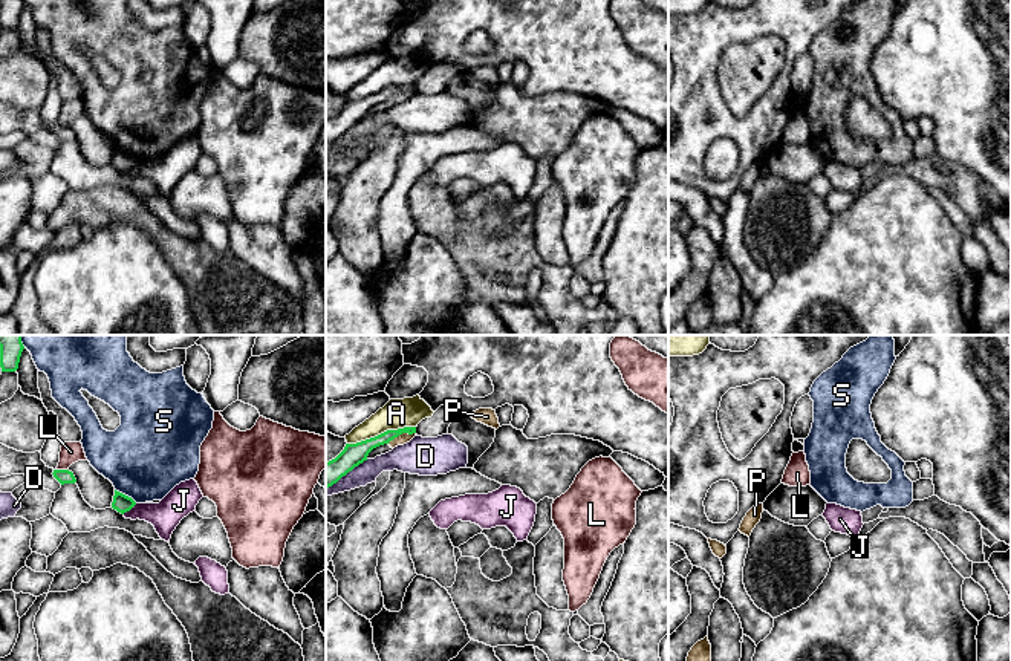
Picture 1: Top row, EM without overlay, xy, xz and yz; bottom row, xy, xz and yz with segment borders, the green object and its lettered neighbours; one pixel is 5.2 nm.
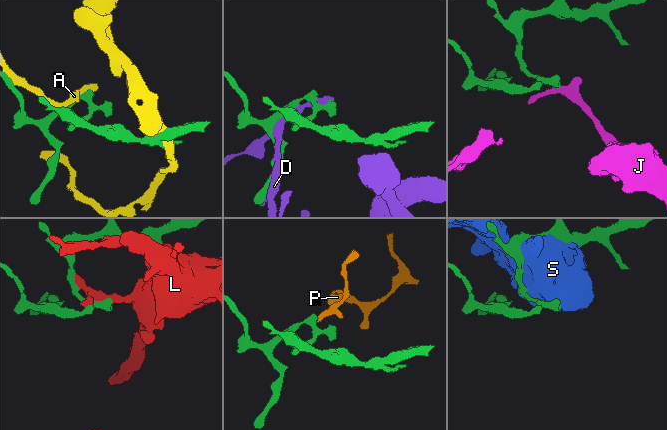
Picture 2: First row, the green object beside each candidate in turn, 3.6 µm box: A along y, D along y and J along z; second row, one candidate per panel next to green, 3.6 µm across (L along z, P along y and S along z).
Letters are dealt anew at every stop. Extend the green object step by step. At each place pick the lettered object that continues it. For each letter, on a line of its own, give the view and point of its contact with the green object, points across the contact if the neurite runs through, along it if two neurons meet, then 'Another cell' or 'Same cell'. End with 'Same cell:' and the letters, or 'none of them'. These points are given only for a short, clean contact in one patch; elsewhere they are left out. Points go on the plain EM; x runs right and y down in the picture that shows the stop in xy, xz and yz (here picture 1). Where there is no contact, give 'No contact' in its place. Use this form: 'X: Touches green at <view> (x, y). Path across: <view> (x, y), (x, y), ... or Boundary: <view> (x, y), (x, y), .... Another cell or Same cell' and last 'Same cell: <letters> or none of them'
A: Touches green at xz (381, 91). Another cell
D: Touches green at xz (346, 130). Another cell
J: Touches green at xy (129, 167). Boundary: xy (136, 161), (123, 170). Another cell
L: Touches green at xy (61, 127). Another cell
P: Touches green at xz (401, 91). Boundary: xz (415, 89), (399, 91), (387, 100). Another cell
S: Touches green at xy (124, 152). Another cell
Same cell: none of them

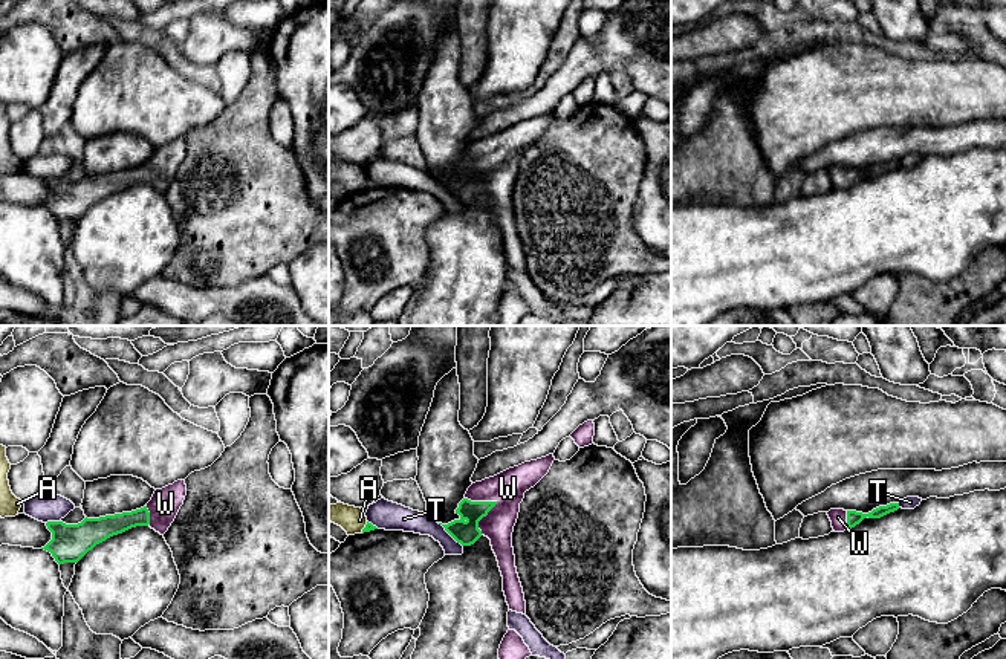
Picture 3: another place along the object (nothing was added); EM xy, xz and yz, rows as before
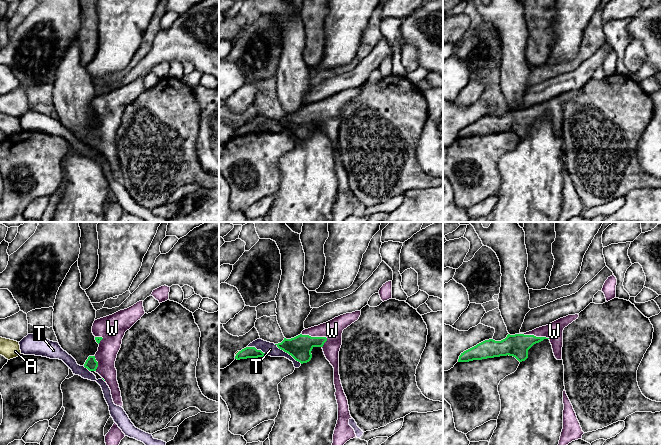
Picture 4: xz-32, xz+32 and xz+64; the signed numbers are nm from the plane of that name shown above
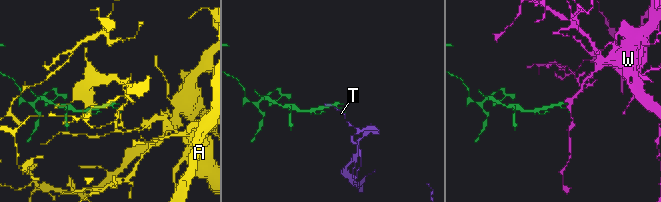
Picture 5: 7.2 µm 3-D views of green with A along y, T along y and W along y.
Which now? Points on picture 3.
A: Touches green at xz (366, 184). Another cell
T: Touches green at xz (450, 191). Another cell
W: Touches green at xz (496, 161). Path across: xz (467, 190), (496, 161), (508, 146). Same cell
Same cell: W

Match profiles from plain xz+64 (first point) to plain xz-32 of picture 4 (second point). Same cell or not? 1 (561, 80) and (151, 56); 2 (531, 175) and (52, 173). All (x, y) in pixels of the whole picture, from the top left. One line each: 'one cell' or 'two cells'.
1: one cell
2: two cells

